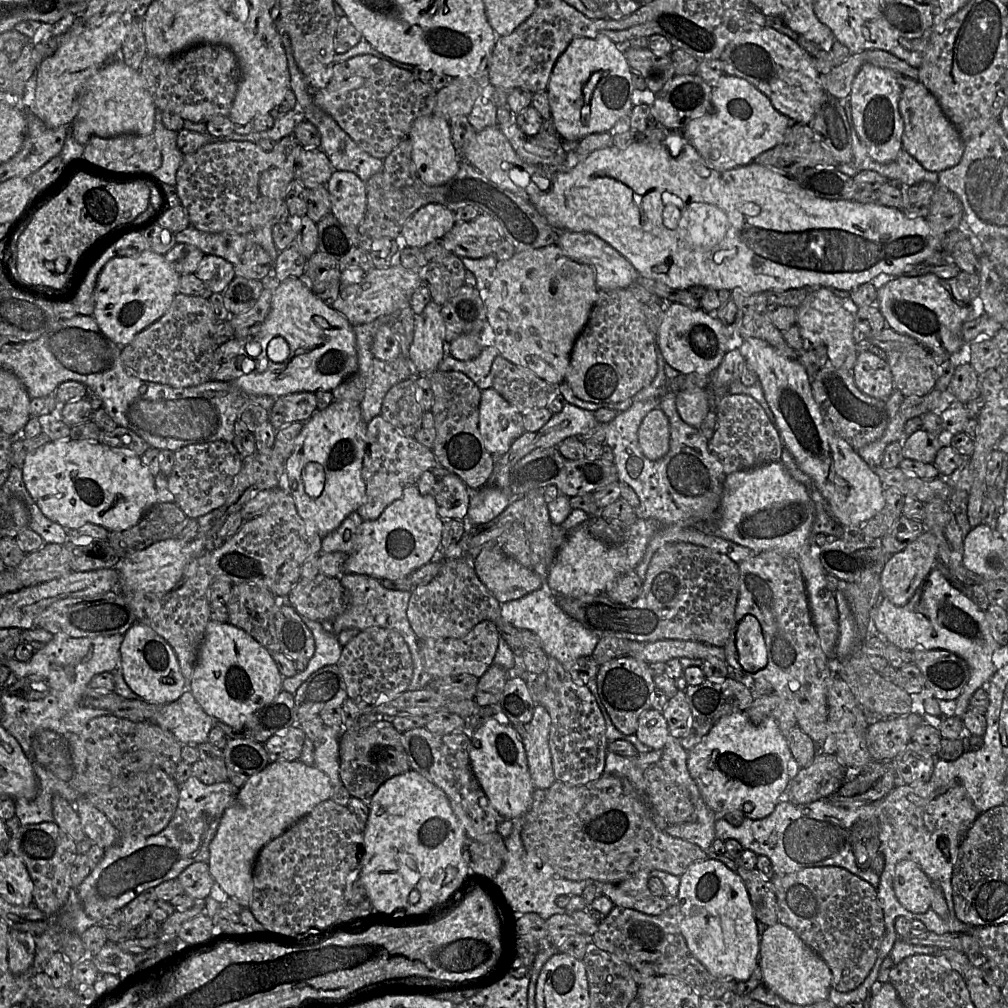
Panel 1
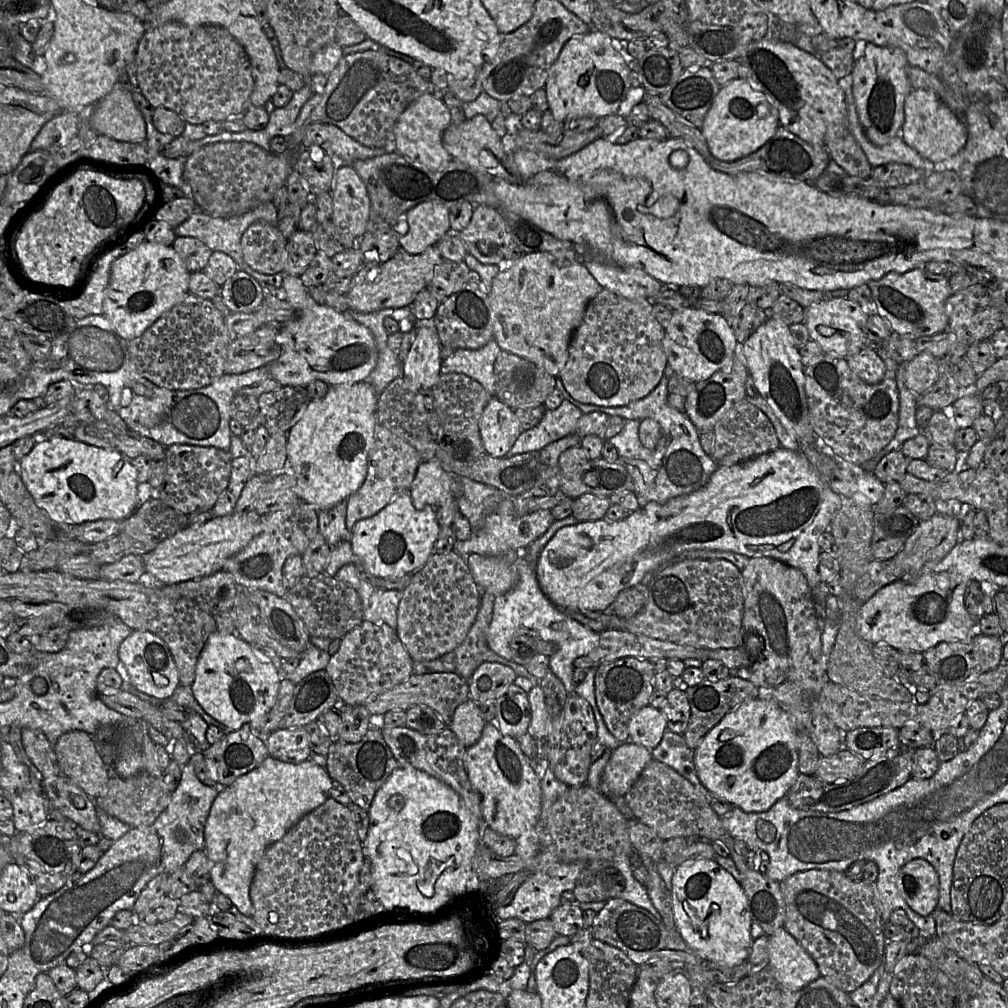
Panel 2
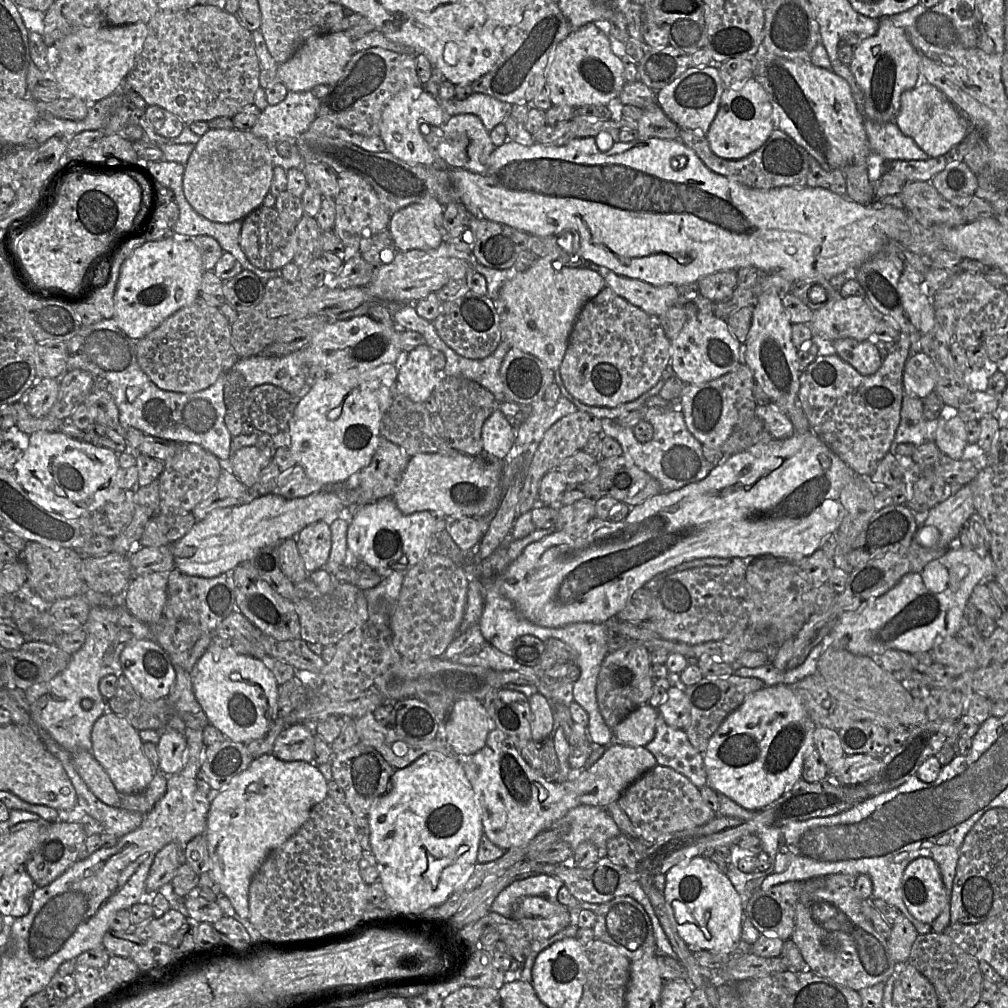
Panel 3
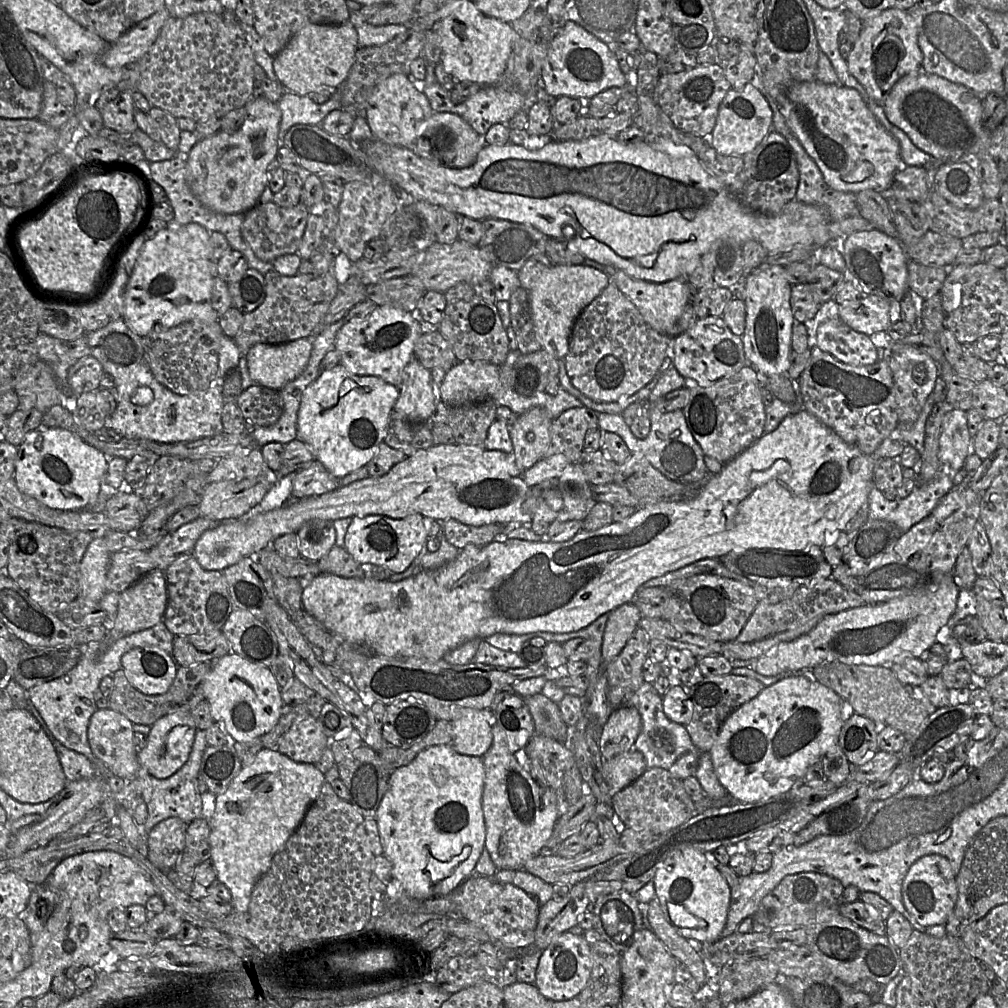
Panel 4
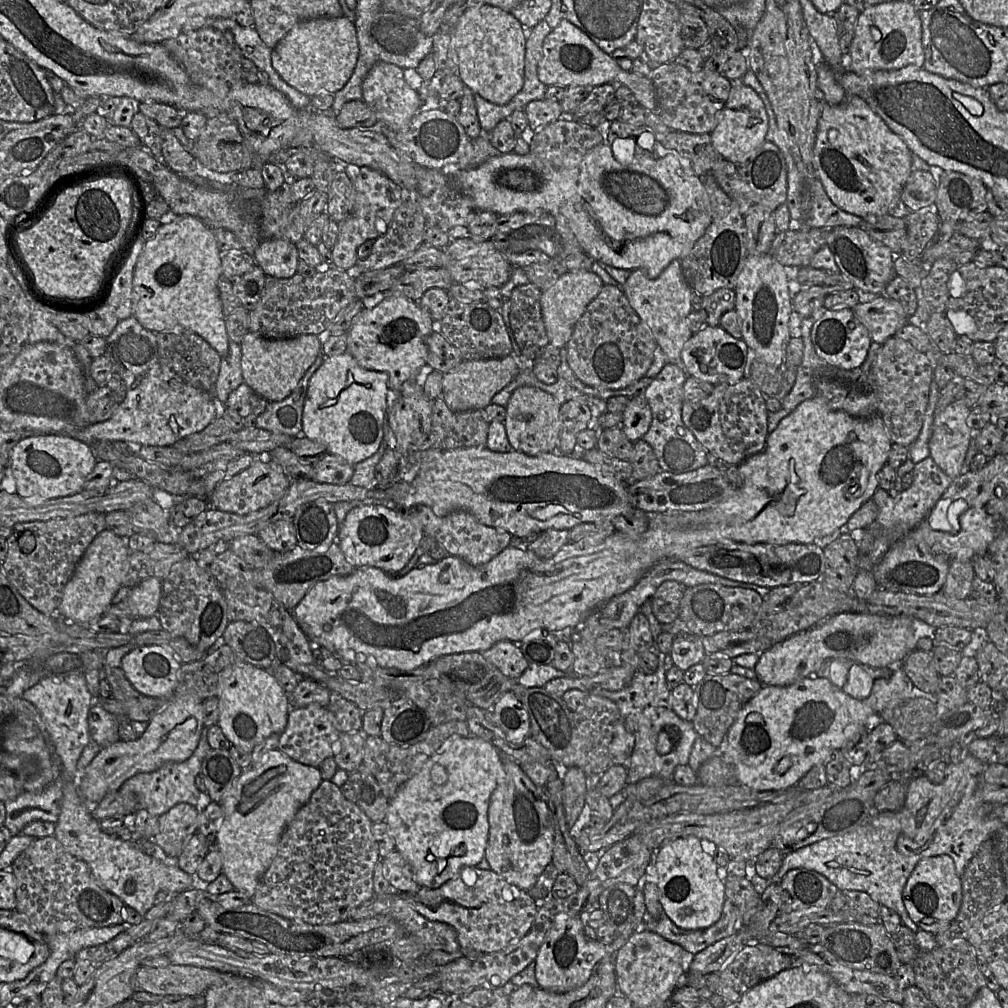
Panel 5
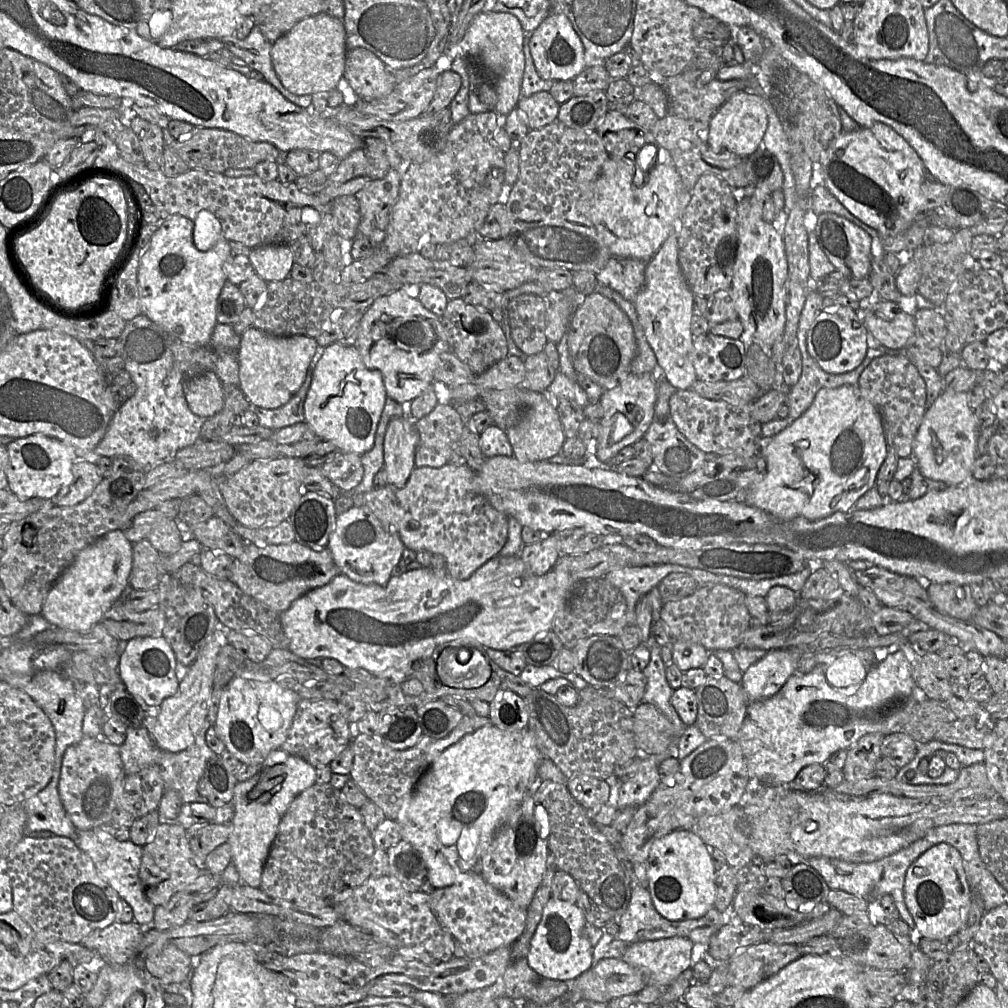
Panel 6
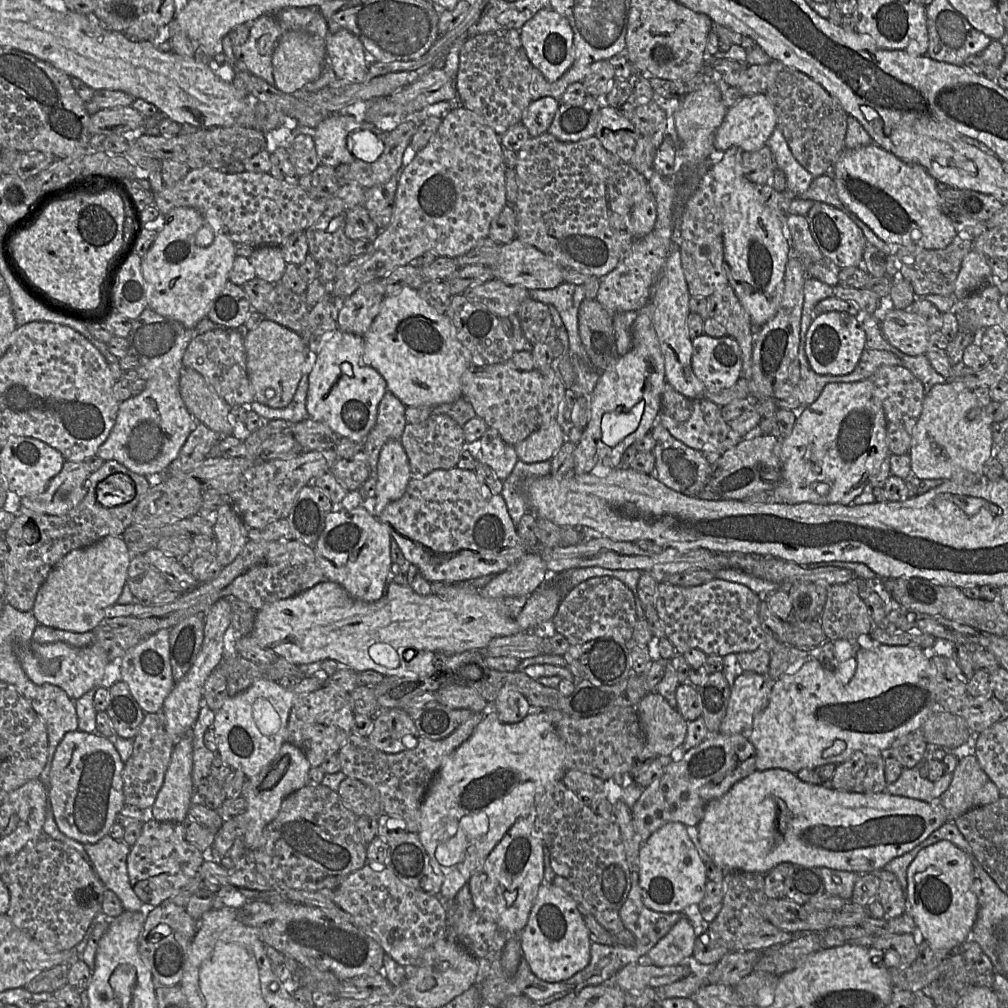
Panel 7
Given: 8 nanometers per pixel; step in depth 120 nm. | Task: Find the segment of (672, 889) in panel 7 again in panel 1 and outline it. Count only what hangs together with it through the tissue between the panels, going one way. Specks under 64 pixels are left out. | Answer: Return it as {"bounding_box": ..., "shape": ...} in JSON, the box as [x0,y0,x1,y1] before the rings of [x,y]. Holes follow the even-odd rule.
{"bounding_box":[677,860,760,981],"shape":[[[718,860],[695,862],[680,877],[677,900],[681,911],[679,928],[691,955],[717,977],[747,981],[759,965],[760,937],[750,897],[739,874]]]}

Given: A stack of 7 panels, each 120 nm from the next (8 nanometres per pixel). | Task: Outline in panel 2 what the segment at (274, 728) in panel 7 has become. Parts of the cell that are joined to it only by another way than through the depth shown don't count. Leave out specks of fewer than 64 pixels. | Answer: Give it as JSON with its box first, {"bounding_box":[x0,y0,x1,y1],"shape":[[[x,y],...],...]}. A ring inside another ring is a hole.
{"bounding_box":[191,633,285,742],"shape":[[[212,633],[204,646],[195,671],[195,679],[191,685],[193,695],[201,707],[213,718],[231,729],[250,729],[257,736],[262,736],[265,742],[267,735],[260,735],[260,730],[266,722],[268,712],[273,707],[280,688],[281,680],[285,678],[282,670],[277,671],[271,660],[262,652],[253,648],[236,633]]]}

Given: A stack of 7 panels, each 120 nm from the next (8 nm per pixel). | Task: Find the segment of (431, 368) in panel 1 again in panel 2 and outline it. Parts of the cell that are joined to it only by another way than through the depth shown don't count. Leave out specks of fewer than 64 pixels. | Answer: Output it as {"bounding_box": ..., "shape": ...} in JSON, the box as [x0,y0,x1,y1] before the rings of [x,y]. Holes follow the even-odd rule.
{"bounding_box":[402,319,442,390],"shape":[[[424,319],[415,323],[415,338],[402,362],[402,377],[412,382],[418,390],[431,389],[441,375],[442,359],[440,356],[442,344],[432,319]]]}

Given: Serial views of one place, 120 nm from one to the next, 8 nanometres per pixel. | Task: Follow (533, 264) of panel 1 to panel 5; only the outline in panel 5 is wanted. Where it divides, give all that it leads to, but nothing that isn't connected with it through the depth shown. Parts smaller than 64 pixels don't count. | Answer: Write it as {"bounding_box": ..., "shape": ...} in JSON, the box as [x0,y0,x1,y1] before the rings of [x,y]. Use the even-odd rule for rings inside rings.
{"bounding_box":[541,270,604,349],"shape":[[[589,270],[568,271],[541,295],[541,311],[549,342],[561,349],[567,346],[574,328],[588,305],[598,296],[604,283]]]}

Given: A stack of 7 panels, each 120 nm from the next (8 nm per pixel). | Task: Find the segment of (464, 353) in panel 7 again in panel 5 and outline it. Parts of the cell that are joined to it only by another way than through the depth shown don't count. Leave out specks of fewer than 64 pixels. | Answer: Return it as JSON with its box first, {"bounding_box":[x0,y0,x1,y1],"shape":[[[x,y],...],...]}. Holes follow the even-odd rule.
{"bounding_box":[347,294,435,392],"shape":[[[375,294],[362,300],[364,309],[354,318],[348,330],[347,352],[363,368],[386,372],[388,387],[399,392],[404,382],[425,372],[426,341],[435,330],[435,321],[417,301],[406,297]]]}

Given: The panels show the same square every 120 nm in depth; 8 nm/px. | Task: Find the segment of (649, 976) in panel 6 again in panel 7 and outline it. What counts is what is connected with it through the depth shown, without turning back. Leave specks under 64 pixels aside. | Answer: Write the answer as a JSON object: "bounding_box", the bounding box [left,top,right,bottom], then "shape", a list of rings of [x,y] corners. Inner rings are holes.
{"bounding_box":[646,917,696,967],"shape":[[[682,917],[646,954],[652,965],[657,967],[676,966],[694,950],[696,936],[690,920]]]}

